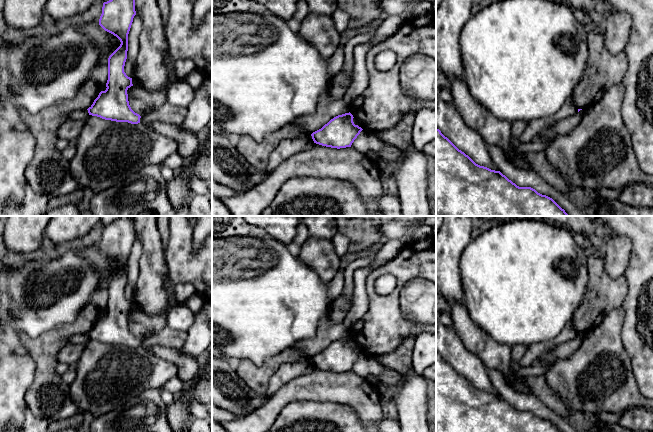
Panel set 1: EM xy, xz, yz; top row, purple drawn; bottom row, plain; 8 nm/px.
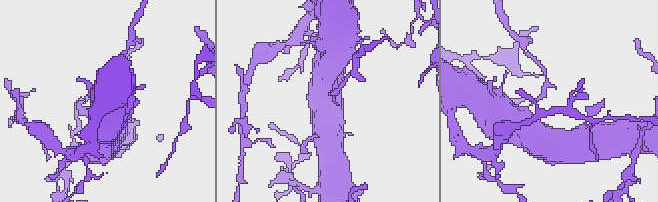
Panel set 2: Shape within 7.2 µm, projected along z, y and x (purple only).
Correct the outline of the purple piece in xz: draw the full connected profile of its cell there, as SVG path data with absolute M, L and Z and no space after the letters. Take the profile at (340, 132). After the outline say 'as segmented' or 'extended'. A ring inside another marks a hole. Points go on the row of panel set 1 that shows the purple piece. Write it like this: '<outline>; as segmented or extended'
M350 112L334 117L321 129L311 134L314 143L337 149L351 147L363 130L354 124L353 118Z; as segmented

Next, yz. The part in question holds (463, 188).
M436 128L436 216L569 216L552 198L538 193L531 187L519 187L500 171L476 164L468 155L459 150L439 129Z; as segmented

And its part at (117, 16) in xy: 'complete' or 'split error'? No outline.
complete

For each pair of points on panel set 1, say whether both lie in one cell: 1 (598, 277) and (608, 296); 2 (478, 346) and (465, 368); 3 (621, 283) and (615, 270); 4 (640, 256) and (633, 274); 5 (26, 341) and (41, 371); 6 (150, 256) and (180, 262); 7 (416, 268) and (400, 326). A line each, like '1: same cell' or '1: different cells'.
1: same cell
2: different cells
3: different cells
4: same cell
5: same cell
6: different cells
7: same cell

